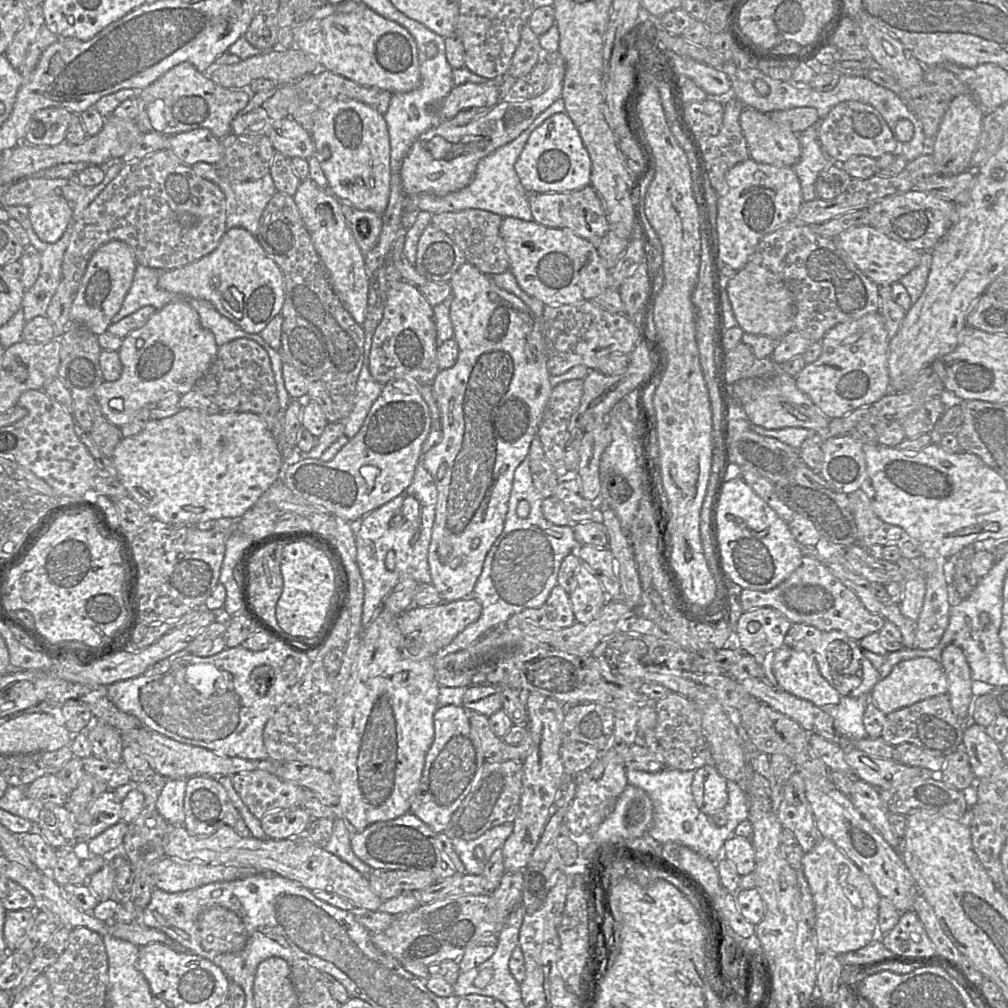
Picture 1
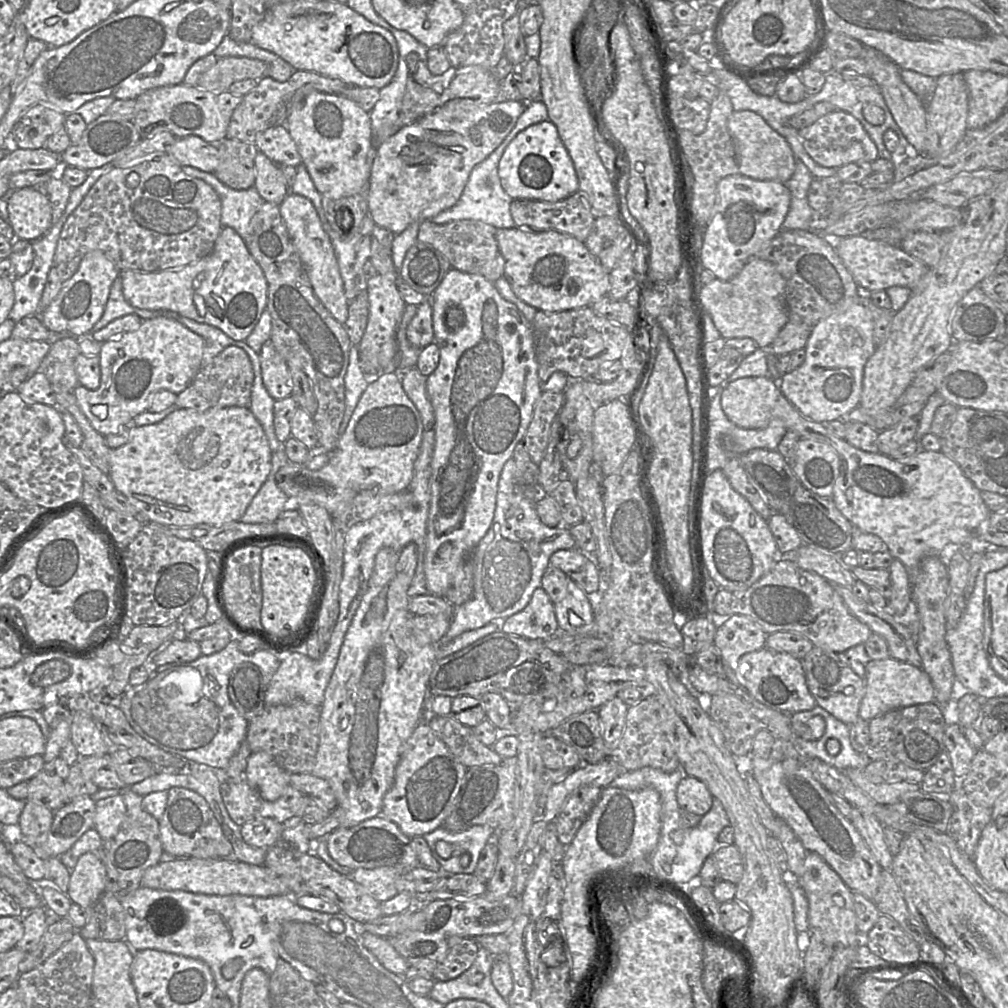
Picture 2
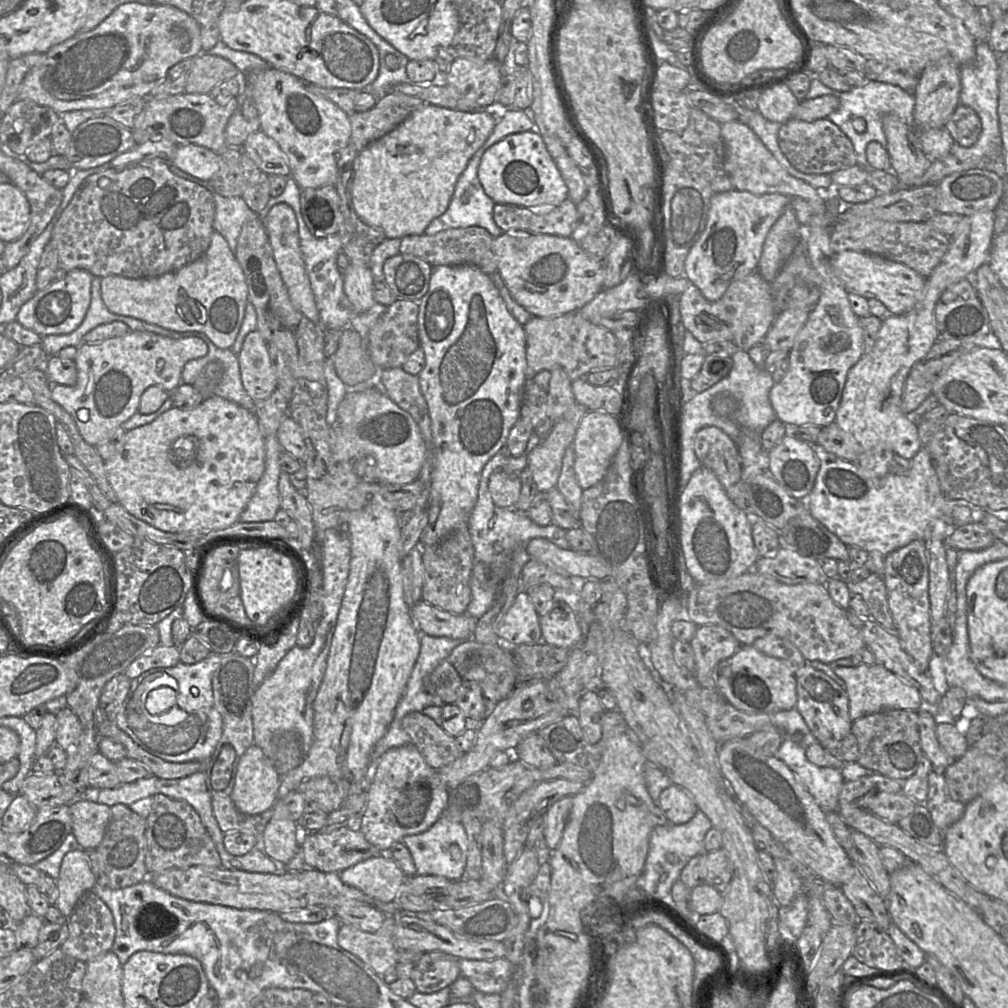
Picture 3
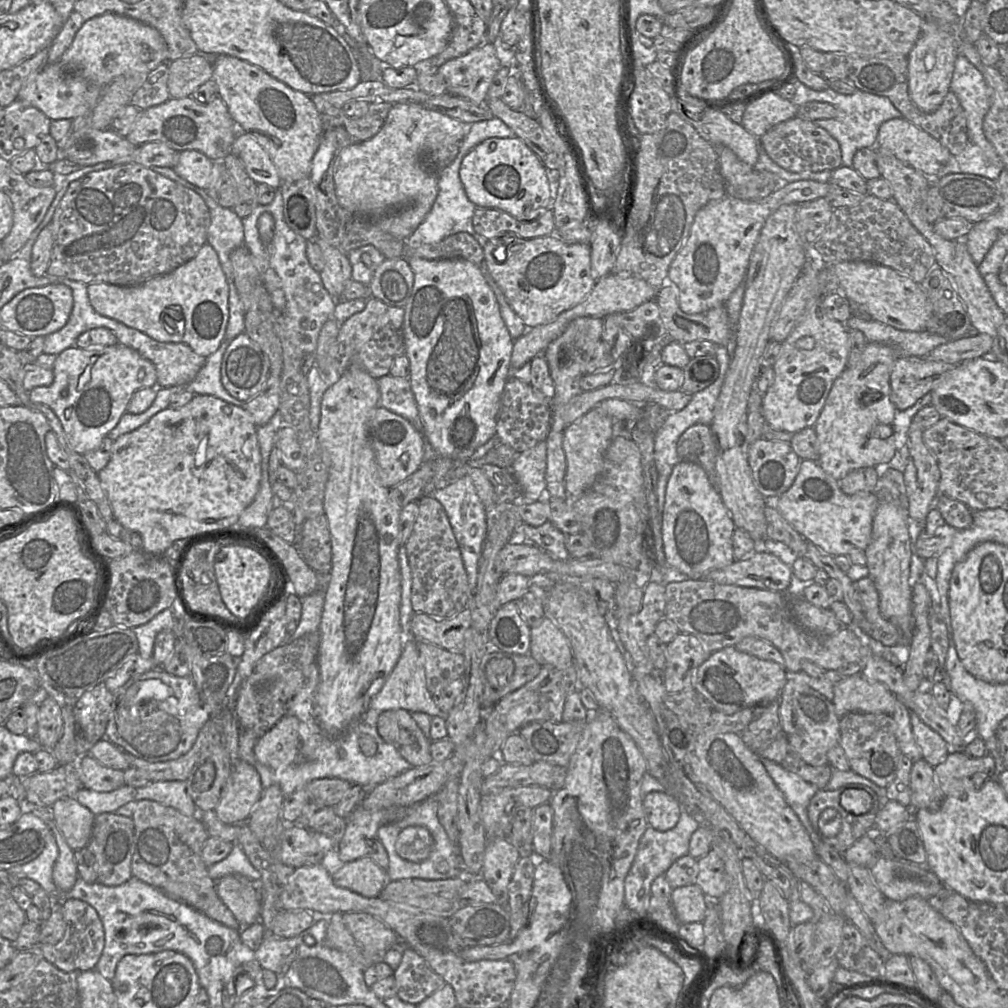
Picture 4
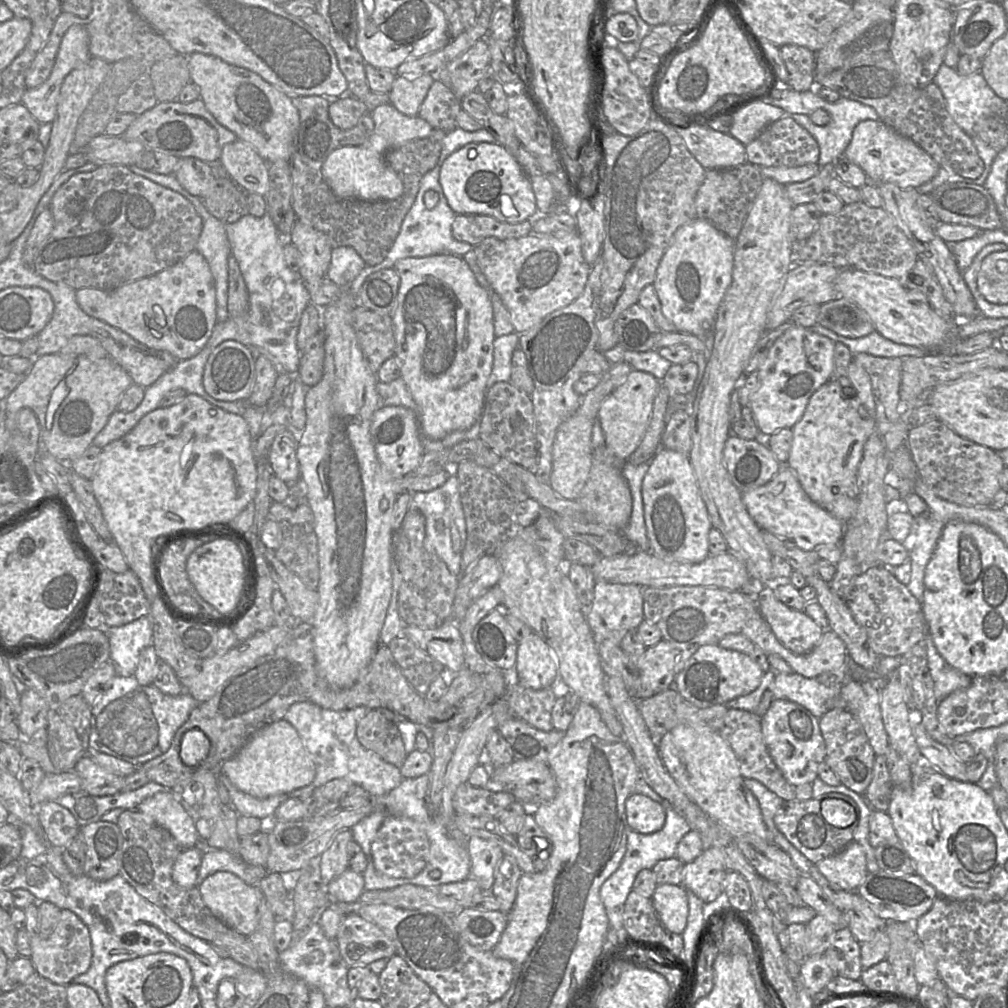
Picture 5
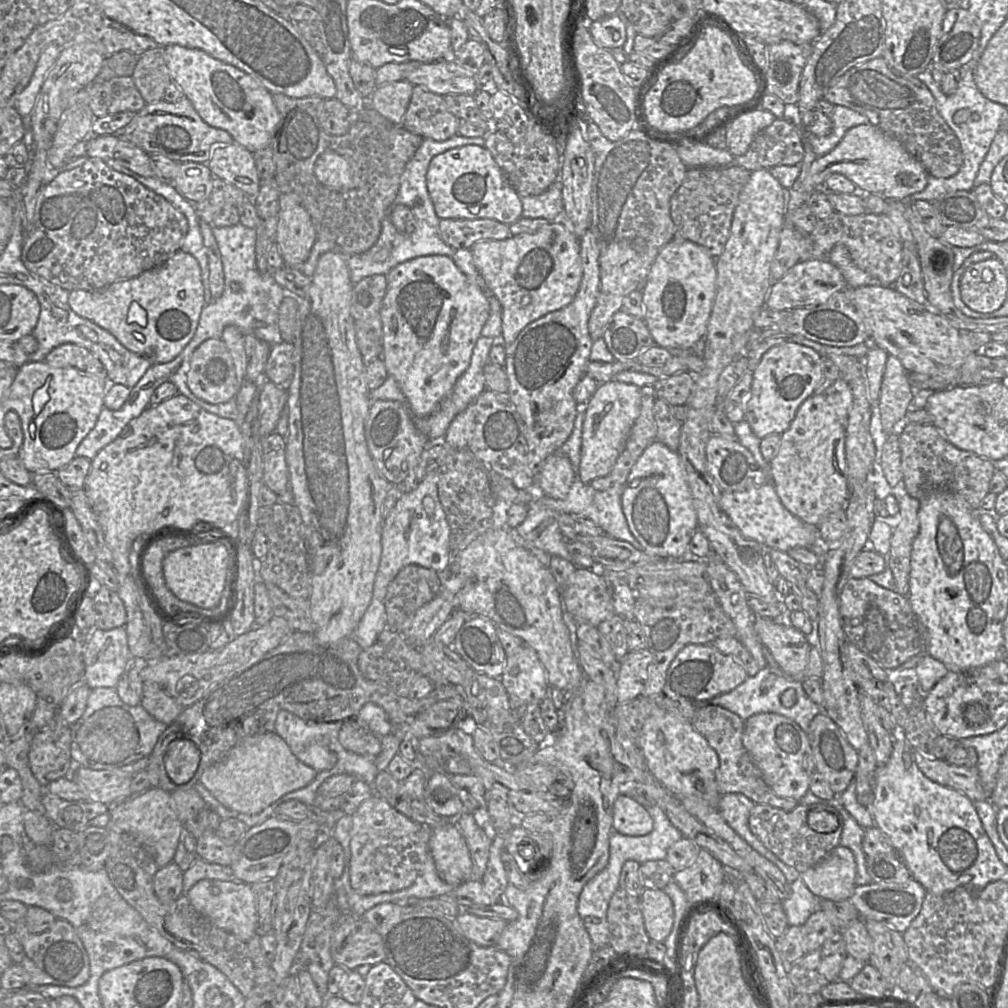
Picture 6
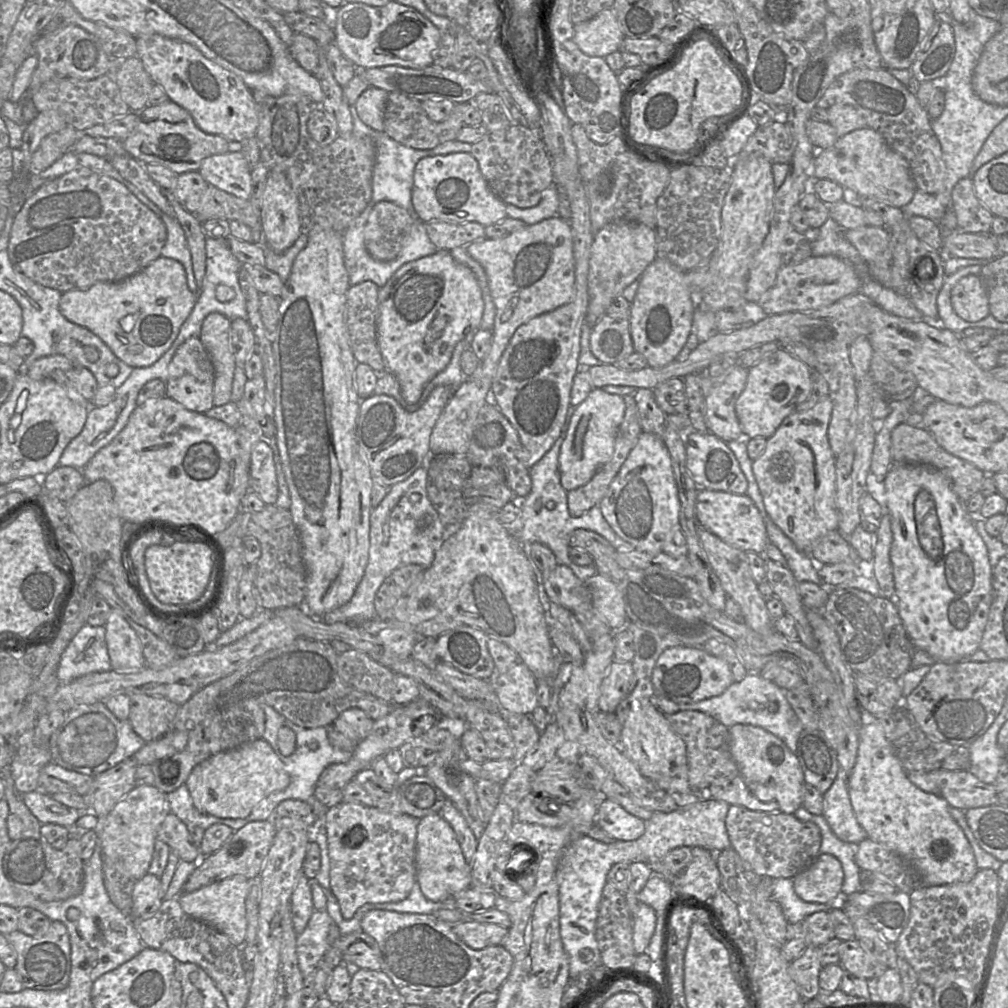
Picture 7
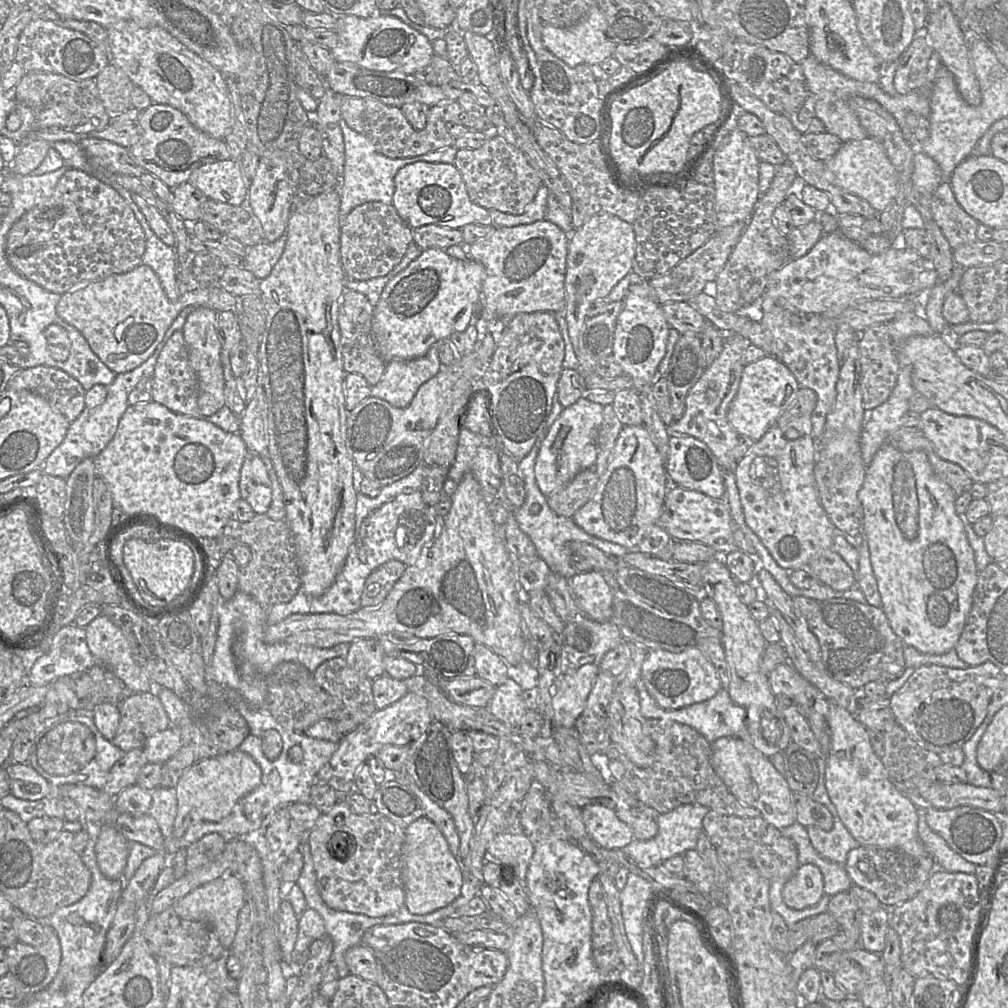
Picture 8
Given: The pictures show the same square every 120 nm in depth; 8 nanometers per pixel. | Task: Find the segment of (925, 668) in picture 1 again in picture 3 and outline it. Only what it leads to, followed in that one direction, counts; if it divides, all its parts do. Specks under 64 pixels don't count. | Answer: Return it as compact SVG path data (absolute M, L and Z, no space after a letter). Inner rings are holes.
M868 665L840 667L834 673L843 680L849 699L849 715L852 721L882 710L919 710L922 699L919 691L902 681L884 666Z

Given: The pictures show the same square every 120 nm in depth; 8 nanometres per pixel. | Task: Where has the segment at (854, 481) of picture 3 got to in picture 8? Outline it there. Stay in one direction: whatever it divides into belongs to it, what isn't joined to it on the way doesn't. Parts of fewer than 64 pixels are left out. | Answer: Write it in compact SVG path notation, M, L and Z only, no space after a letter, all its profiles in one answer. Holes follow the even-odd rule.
M675 486L668 489L657 526L668 532L675 541L701 543L728 554L735 551L731 521L726 499L713 499L702 492Z

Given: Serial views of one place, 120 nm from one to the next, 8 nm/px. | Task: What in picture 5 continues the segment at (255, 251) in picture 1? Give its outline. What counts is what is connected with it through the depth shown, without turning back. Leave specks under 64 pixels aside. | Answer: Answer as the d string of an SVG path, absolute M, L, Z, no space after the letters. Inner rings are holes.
M196 251L166 270L113 290L76 290L76 300L87 315L122 330L149 348L170 353L178 361L198 354L217 323L214 279L207 261Z

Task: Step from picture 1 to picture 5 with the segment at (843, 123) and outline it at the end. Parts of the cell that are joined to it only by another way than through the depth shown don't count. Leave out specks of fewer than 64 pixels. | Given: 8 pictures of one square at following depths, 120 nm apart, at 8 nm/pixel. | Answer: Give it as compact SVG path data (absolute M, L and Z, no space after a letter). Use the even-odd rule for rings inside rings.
M783 117L766 126L745 148L747 162L759 166L798 167L816 164L819 160L817 141L790 117Z

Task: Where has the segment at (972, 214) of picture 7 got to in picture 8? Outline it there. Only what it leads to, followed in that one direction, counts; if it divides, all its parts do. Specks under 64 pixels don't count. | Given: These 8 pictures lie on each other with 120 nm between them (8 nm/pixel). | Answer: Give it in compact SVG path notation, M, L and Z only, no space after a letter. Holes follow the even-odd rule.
M948 181L940 184L932 193L931 212L953 250L977 241L980 223L960 206Z

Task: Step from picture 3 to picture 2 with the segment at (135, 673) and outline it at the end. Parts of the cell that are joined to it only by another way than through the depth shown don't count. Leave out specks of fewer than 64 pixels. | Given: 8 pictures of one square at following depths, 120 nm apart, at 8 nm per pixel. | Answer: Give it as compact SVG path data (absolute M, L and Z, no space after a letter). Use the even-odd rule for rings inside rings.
M171 640L158 654L151 655L142 665L149 673L166 664L189 663L201 656L200 642Z

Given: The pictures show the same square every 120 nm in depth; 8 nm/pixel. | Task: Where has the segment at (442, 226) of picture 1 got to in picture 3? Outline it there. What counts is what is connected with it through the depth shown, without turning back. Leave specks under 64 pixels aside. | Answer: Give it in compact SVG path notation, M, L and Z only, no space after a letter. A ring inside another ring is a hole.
M479 226L451 228L434 235L410 235L401 239L400 254L416 256L432 266L445 265L474 265L485 274L490 275L497 271L497 260L491 244L493 238L490 233Z

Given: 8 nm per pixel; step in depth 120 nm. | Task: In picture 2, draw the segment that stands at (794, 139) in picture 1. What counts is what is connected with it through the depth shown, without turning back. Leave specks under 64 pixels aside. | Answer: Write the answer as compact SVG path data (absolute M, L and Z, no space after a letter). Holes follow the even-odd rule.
M750 110L734 111L728 118L739 174L756 180L787 182L795 170L795 156L786 139L773 130L757 113Z

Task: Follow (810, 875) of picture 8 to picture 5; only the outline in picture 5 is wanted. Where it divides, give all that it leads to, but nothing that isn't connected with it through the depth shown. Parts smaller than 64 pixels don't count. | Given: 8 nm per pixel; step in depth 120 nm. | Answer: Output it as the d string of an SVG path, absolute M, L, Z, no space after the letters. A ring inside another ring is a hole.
M855 841L817 863L815 868L835 891L857 891L868 874L864 849Z

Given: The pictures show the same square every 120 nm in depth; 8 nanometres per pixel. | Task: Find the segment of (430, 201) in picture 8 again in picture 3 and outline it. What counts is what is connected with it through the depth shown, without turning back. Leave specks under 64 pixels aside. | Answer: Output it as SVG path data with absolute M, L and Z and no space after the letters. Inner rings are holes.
M536 129L507 135L489 147L477 172L485 193L497 204L525 208L558 205L568 198L567 186Z

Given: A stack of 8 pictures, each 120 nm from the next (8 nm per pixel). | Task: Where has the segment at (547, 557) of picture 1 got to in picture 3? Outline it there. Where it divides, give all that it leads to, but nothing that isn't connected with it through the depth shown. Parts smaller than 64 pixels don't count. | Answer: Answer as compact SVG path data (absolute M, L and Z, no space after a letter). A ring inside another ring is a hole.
M497 453L494 455L483 467L481 479L478 487L477 502L471 511L468 522L467 530L470 535L473 547L474 547L474 566L471 574L471 600L466 609L467 614L473 616L477 620L481 618L491 607L498 601L503 595L503 587L508 580L509 583L518 583L523 566L529 561L529 557L524 549L526 543L535 538L546 539L553 543L555 546L568 550L570 545L567 540L567 531L553 524L548 526L539 526L533 522L526 514L526 512L520 512L519 510L500 508L496 506L491 498L491 494L488 490L488 480L490 475L497 469L503 468L505 472L511 472L513 474L519 474L524 470L526 466L526 455L519 457L505 457Z

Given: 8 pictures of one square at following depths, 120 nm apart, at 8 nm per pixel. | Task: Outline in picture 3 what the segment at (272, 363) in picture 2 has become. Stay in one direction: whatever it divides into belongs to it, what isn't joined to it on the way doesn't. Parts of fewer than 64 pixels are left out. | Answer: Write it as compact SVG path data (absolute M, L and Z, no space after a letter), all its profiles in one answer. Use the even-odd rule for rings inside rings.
M259 331L250 332L237 354L243 387L254 401L268 398L277 389L277 378L267 343Z

